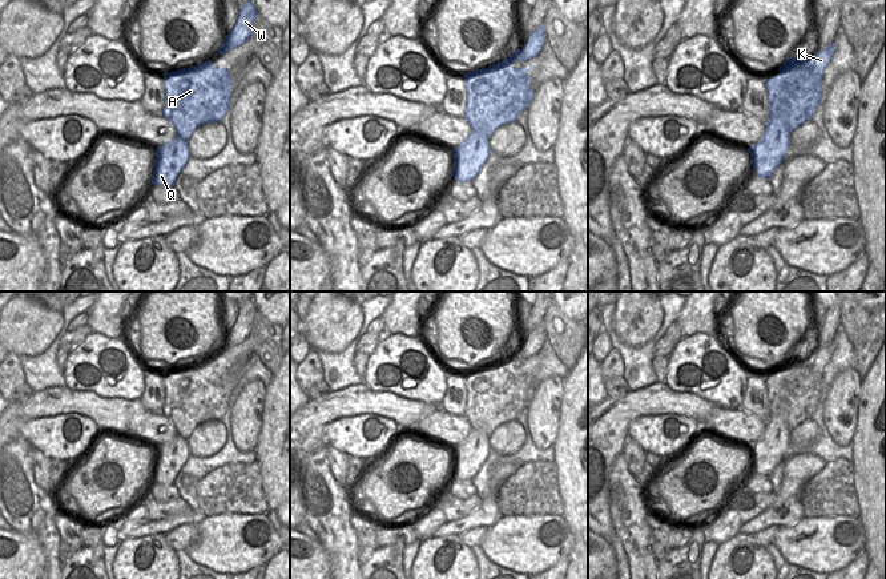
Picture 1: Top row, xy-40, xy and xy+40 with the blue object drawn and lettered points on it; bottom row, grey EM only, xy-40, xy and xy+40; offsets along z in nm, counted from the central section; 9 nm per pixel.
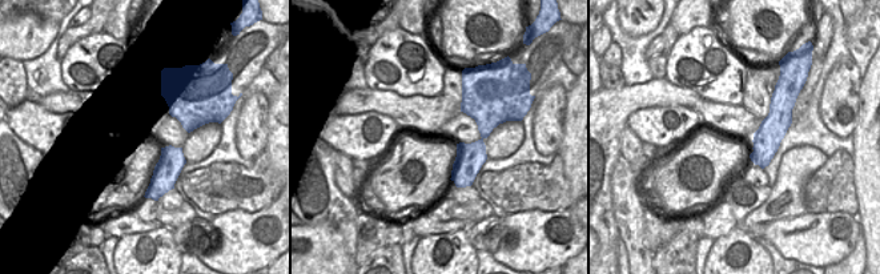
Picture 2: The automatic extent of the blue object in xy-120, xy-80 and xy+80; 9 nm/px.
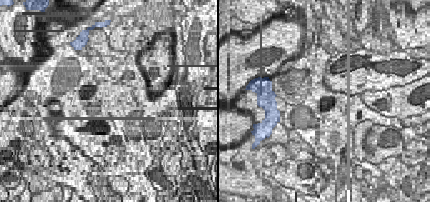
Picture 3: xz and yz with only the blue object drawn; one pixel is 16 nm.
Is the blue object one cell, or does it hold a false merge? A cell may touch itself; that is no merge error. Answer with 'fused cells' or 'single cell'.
fused cells

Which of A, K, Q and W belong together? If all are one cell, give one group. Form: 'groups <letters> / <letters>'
groups A K W / Q

